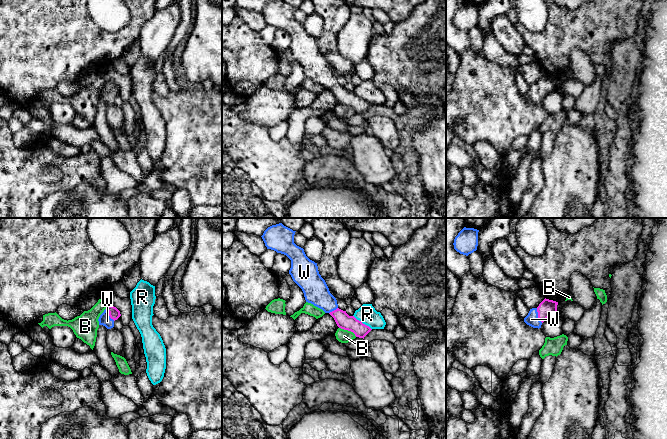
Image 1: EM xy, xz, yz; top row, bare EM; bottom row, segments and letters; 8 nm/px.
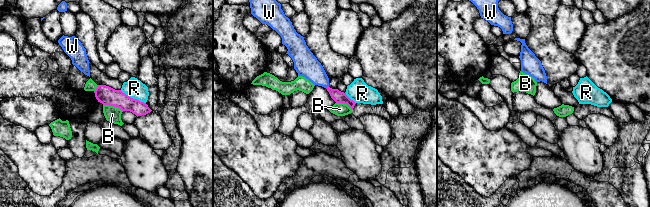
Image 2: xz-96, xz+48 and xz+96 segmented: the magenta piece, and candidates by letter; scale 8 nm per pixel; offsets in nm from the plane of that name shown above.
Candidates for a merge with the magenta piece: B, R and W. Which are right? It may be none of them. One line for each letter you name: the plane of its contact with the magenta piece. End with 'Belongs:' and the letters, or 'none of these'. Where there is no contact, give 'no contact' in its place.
W: contact in yz
Belongs: W

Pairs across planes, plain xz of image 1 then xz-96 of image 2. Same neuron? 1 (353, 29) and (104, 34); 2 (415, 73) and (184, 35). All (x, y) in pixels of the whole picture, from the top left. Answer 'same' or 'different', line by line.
1: different
2: same

